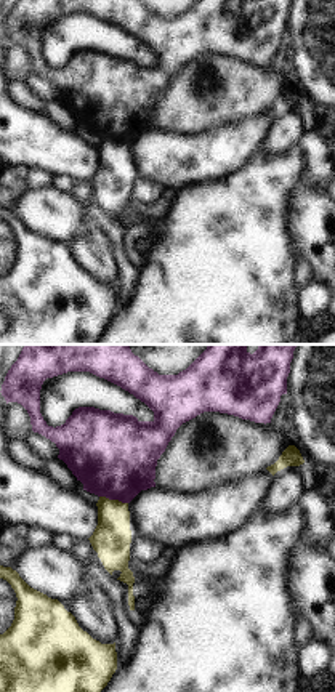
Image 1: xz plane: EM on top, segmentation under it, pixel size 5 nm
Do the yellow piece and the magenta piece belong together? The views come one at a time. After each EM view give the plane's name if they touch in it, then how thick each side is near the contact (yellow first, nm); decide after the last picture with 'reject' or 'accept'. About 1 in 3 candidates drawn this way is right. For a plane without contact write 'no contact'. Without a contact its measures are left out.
xz | 190/420 nm

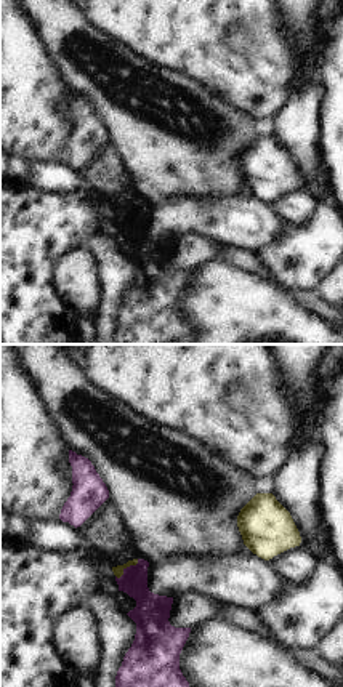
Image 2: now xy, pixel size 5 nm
xy | 50/160 nm

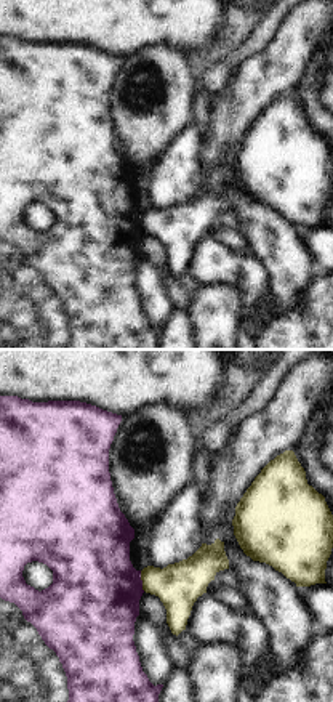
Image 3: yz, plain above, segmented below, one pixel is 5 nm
yz | 220/460 nm

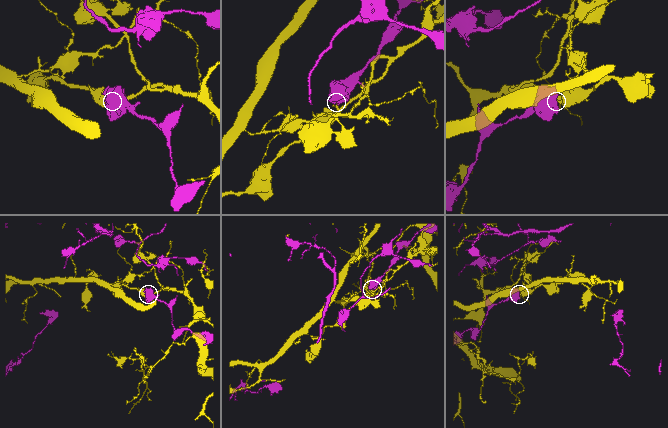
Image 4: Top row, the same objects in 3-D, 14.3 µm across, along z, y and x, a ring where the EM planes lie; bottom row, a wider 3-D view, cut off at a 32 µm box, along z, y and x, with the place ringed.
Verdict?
reject

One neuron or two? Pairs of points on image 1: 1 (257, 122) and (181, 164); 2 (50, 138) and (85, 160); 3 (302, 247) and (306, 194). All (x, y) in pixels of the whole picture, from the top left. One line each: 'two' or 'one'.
1: one
2: one
3: one

